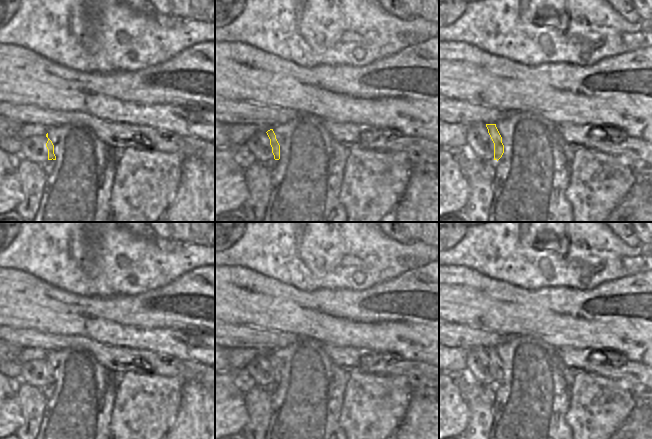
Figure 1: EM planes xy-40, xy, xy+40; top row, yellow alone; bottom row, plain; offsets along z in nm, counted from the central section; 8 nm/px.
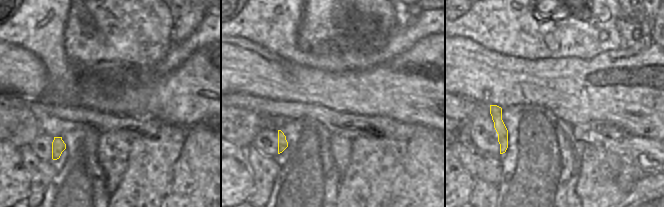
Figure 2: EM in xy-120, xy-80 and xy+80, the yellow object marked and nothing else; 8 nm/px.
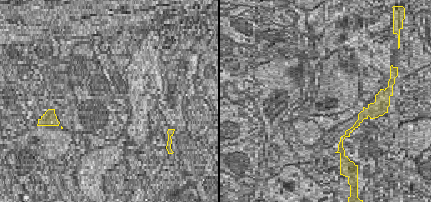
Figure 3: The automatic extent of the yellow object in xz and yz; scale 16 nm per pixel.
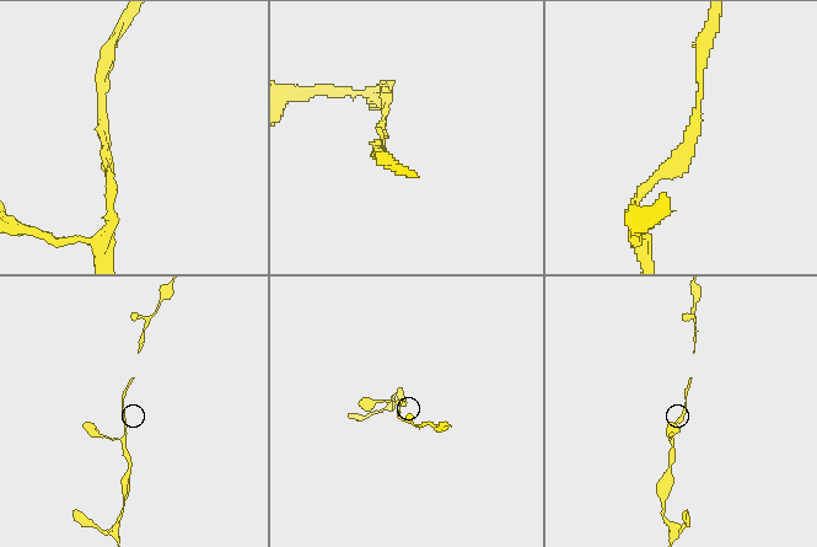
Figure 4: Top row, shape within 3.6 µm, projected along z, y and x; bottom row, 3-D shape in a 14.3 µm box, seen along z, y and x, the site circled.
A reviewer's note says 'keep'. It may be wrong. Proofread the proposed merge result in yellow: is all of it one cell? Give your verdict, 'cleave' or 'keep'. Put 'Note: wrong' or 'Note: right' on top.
Note: right
keep

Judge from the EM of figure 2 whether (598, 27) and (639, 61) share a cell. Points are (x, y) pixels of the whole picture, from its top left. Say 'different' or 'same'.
different

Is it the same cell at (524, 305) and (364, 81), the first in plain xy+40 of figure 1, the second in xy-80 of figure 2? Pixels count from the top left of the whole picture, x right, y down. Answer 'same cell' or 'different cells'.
same cell

